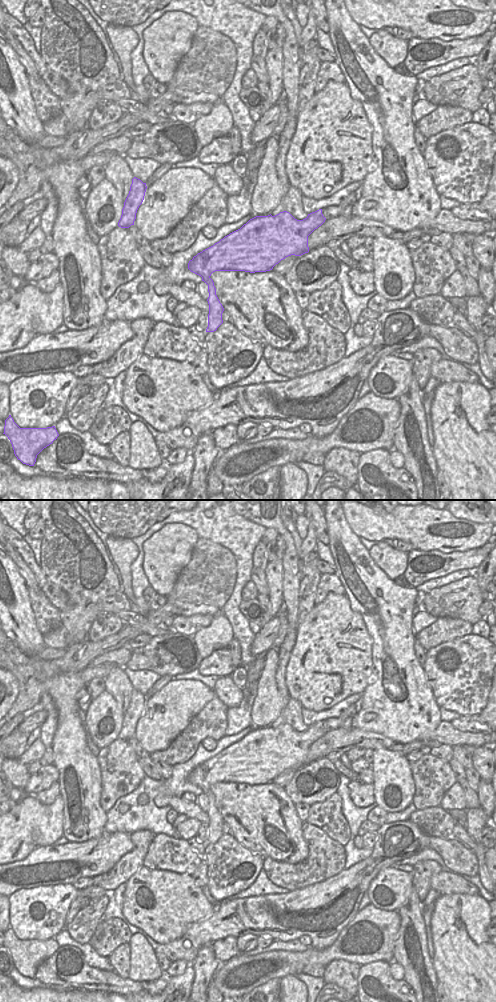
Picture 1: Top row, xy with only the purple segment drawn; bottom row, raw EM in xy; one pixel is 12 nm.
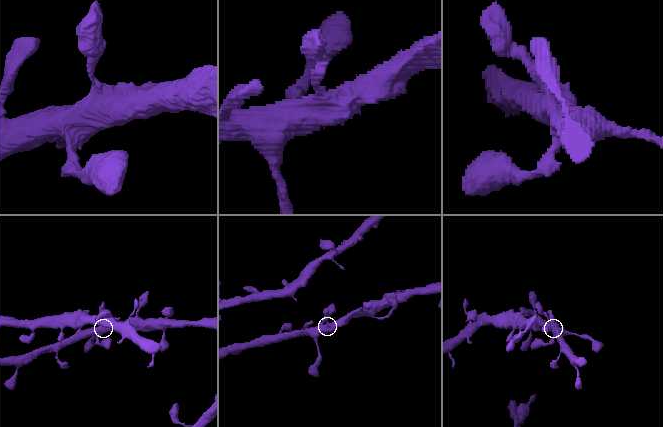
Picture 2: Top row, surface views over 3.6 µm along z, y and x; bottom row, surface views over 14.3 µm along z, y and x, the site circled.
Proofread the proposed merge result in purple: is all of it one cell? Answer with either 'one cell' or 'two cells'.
one cell

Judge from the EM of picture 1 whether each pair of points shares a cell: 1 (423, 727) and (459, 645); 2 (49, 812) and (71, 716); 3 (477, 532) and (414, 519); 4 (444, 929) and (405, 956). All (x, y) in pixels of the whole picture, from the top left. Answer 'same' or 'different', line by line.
1: different
2: different
3: same
4: different

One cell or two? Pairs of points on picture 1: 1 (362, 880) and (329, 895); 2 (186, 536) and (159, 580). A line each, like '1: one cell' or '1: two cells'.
1: one cell
2: one cell

